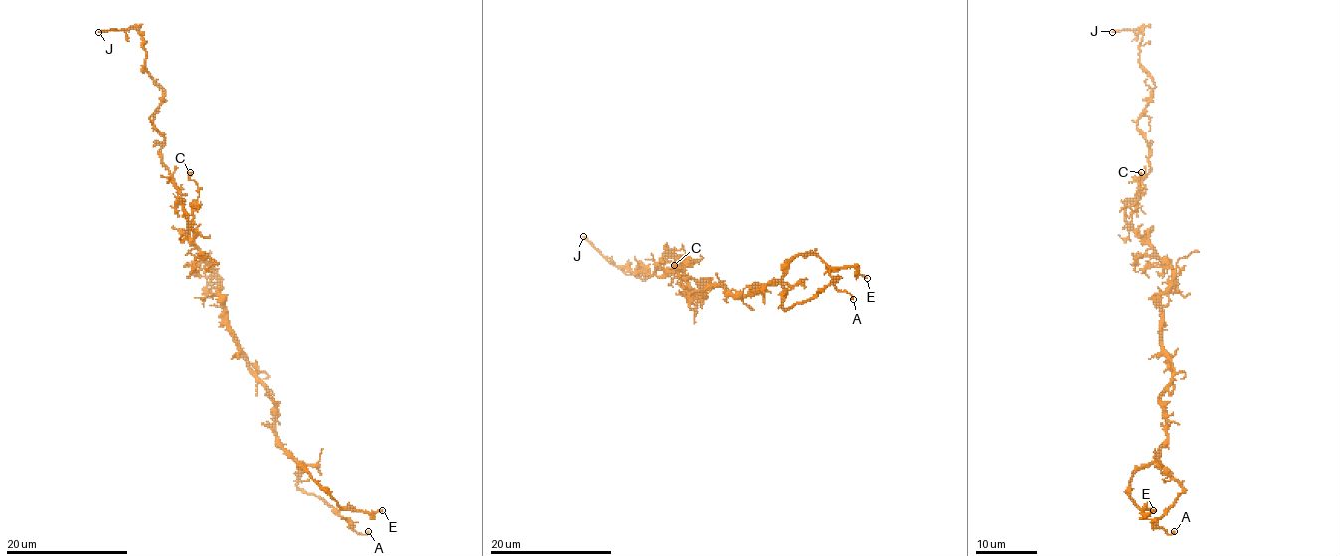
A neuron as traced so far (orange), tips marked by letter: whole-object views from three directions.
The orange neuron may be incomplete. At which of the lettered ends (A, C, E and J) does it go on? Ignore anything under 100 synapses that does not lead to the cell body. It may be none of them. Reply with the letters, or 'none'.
J

